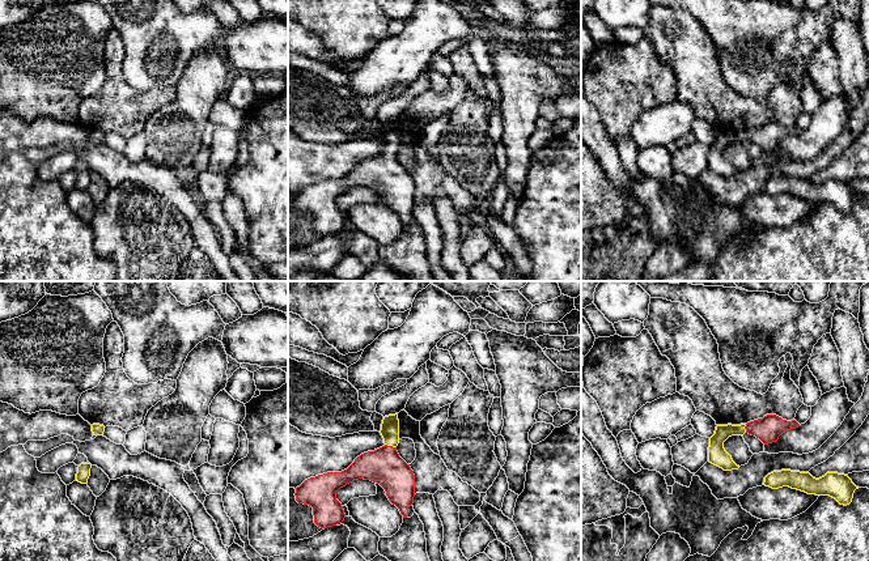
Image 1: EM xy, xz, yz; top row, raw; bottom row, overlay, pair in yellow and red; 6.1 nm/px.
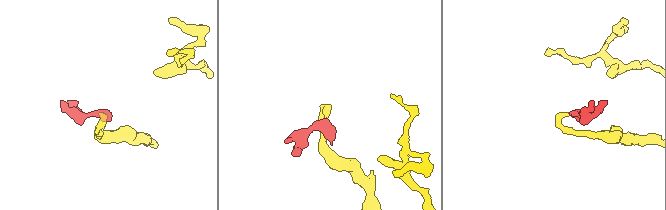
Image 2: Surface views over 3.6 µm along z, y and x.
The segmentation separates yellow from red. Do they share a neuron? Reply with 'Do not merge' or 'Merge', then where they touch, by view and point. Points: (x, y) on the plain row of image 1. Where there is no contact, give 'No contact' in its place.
Merge. Touches yellow at xz (390, 152)

